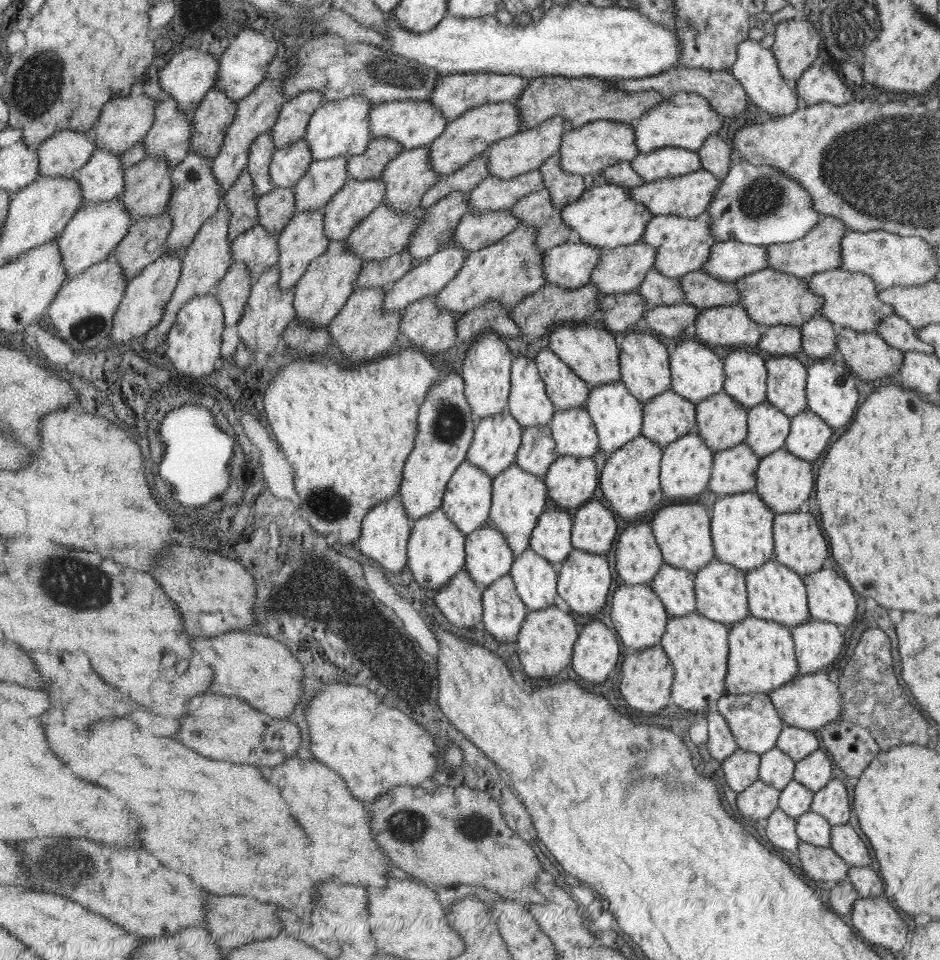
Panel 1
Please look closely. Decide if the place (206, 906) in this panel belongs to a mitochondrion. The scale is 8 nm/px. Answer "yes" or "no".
no

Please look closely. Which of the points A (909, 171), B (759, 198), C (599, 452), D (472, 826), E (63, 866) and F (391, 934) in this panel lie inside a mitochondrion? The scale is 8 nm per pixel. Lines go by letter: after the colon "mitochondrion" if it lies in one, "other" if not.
A: mitochondrion
B: mitochondrion
C: other
D: mitochondrion
E: mitochondrion
F: other

